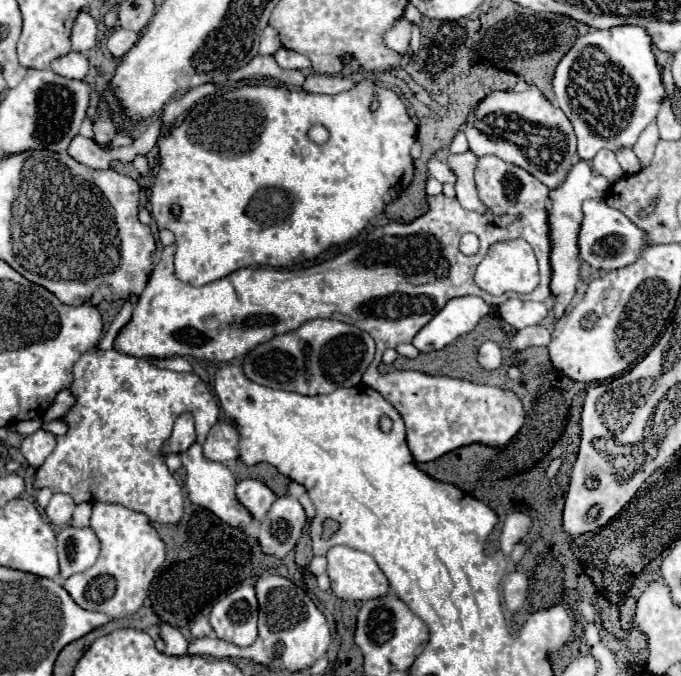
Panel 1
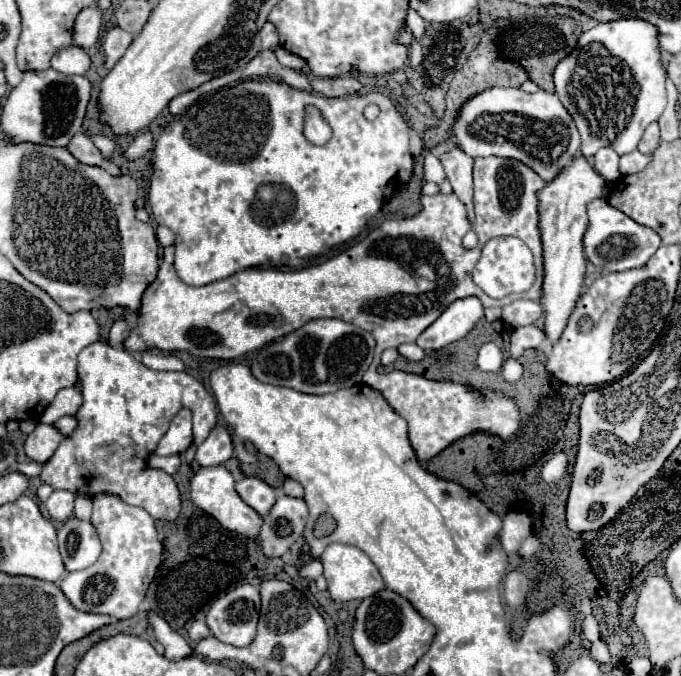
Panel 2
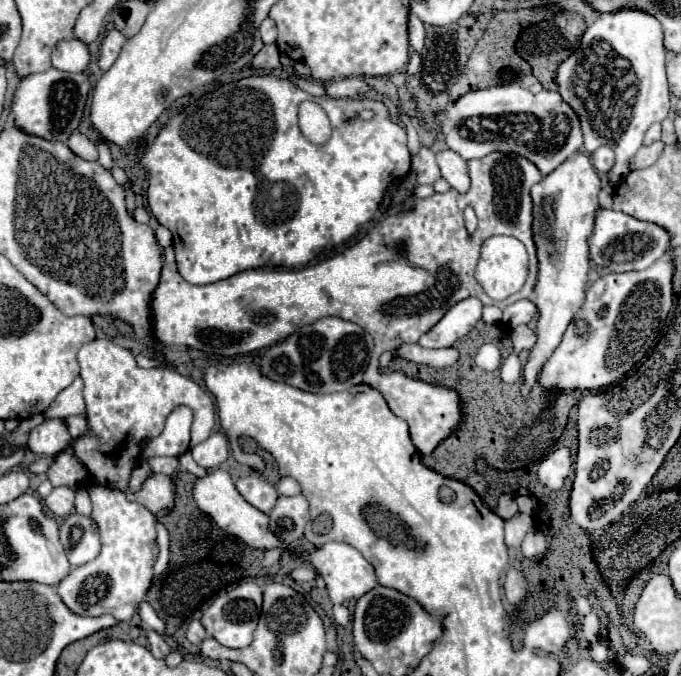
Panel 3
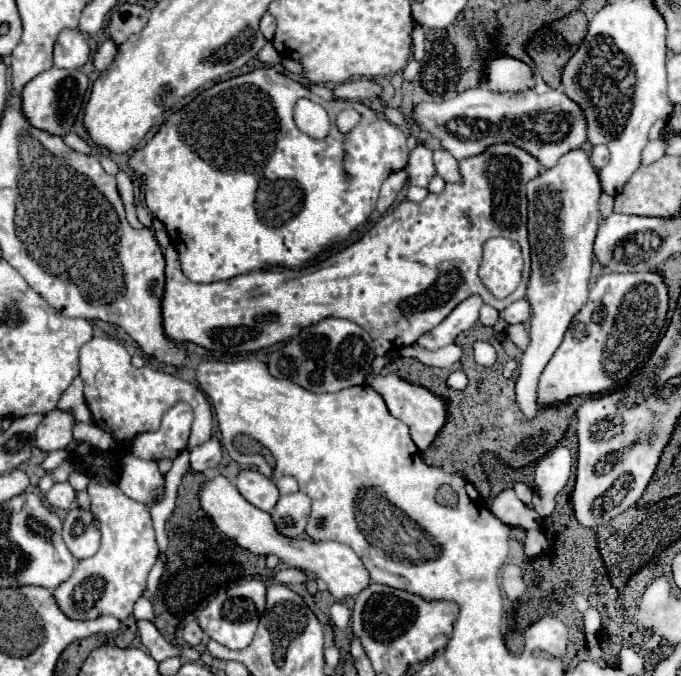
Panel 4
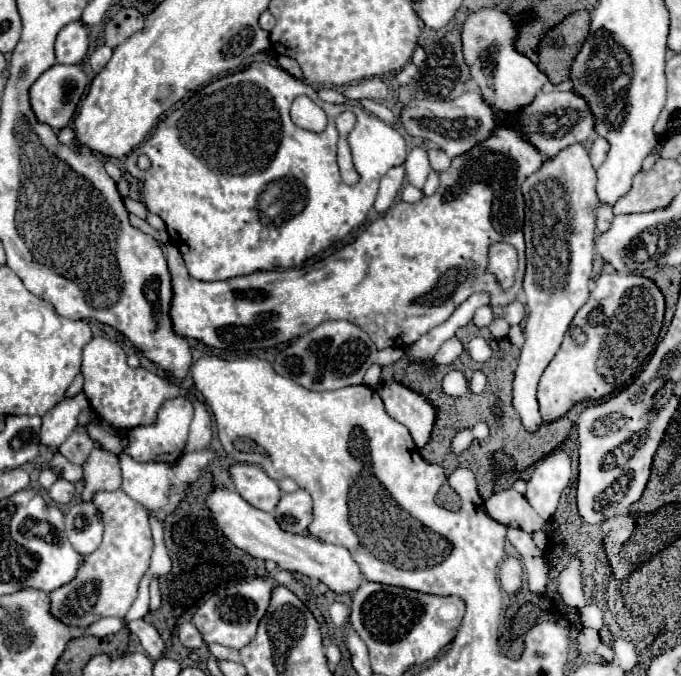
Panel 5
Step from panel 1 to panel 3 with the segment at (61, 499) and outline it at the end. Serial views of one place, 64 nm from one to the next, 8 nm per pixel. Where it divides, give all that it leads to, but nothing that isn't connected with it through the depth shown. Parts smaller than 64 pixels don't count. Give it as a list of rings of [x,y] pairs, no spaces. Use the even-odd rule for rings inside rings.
[[[68,486],[54,488],[50,496],[44,500],[44,504],[52,514],[66,518],[68,514],[72,514],[72,508],[74,508],[74,490]]]

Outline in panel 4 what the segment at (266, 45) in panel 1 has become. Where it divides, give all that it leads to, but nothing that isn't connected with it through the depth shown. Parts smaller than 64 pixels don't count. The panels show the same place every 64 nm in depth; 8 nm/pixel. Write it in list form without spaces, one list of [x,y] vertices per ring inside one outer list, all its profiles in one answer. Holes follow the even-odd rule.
[[[266,14],[266,16],[260,20],[260,32],[264,34],[266,40],[272,40],[272,38],[274,38],[274,32],[276,32],[276,20],[274,20],[270,14]]]

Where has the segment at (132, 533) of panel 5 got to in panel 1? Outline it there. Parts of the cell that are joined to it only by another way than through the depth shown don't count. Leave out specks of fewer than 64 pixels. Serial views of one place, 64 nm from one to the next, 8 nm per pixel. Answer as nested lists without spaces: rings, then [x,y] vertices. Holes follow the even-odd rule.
[[[94,504],[90,528],[102,544],[100,556],[92,568],[70,576],[64,588],[84,610],[104,612],[110,618],[124,618],[136,612],[146,600],[150,582],[166,560],[166,546],[144,514],[118,504]]]

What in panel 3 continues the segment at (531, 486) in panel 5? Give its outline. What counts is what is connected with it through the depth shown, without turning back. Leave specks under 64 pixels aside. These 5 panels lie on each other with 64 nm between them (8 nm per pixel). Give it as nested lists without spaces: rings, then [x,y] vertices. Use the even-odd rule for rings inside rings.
[[[558,448],[548,454],[538,468],[538,478],[550,490],[560,490],[566,476],[570,474],[570,454],[566,448]]]

